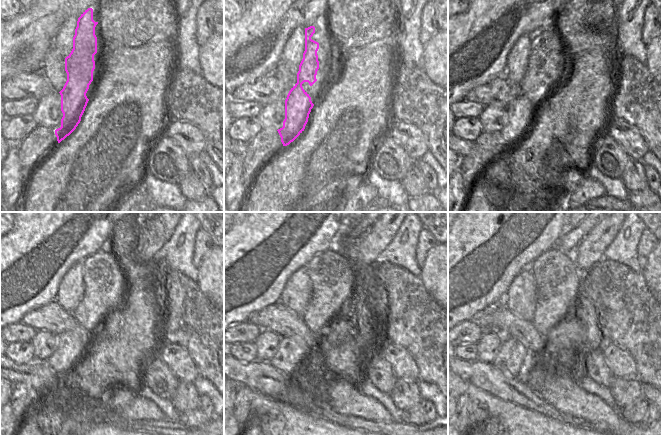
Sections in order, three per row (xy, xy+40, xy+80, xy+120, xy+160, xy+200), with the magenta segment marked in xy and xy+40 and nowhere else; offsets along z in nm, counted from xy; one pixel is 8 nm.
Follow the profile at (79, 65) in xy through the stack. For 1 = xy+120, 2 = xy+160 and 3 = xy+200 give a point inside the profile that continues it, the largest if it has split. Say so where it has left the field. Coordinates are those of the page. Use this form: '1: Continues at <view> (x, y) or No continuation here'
1: Continues at xy+120 (70, 349)
2: Continues at xy+160 (290, 357)
3: Continues at xy+200 (512, 356)

